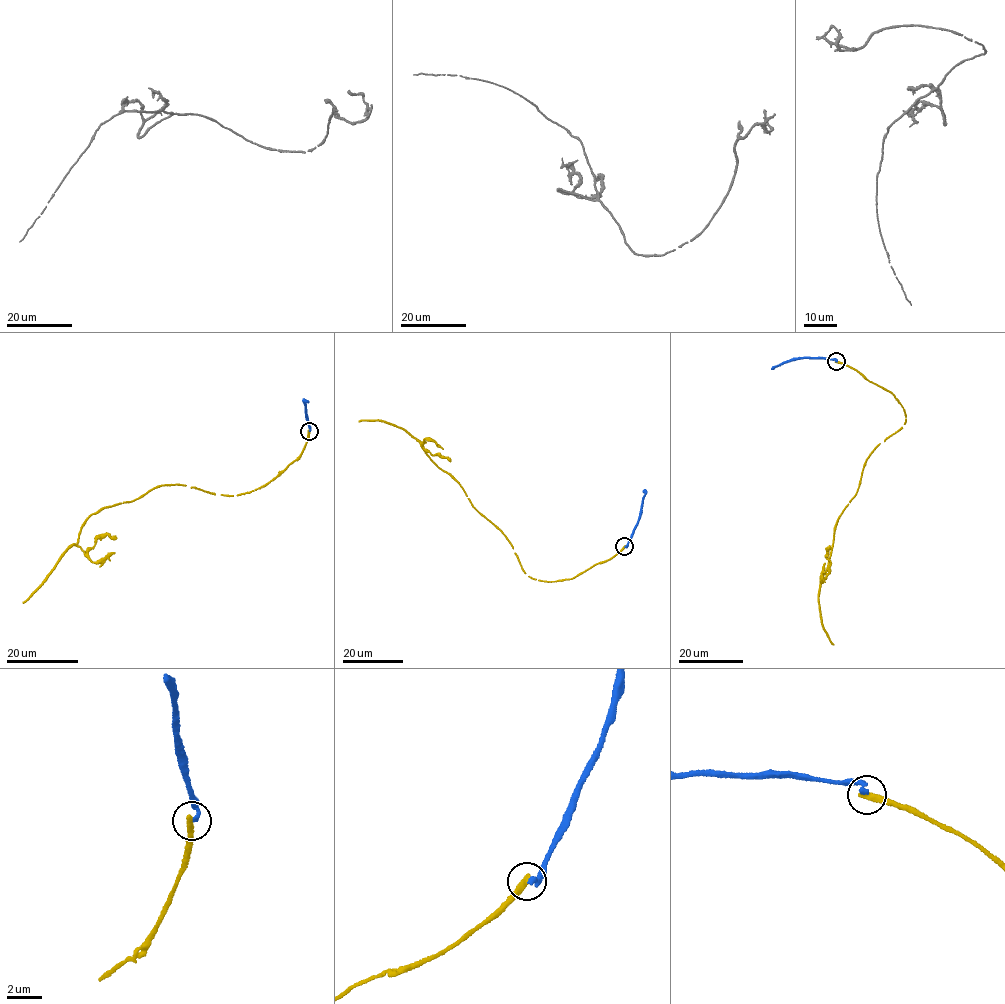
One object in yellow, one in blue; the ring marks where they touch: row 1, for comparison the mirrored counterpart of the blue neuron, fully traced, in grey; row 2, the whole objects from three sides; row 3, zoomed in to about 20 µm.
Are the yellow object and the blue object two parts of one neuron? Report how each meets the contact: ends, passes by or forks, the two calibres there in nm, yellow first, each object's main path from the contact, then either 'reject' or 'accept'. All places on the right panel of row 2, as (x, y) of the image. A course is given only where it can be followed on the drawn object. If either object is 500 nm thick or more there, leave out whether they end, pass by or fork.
yellow ends | blue ends | 400/240 nm | yellow via (837, 362), (890, 392), (906, 416), (865, 460), (856, 494), (838, 517), (818, 599), (833, 645) | blue via (837, 362), (821, 358), (798, 358), (773, 367) | reject

